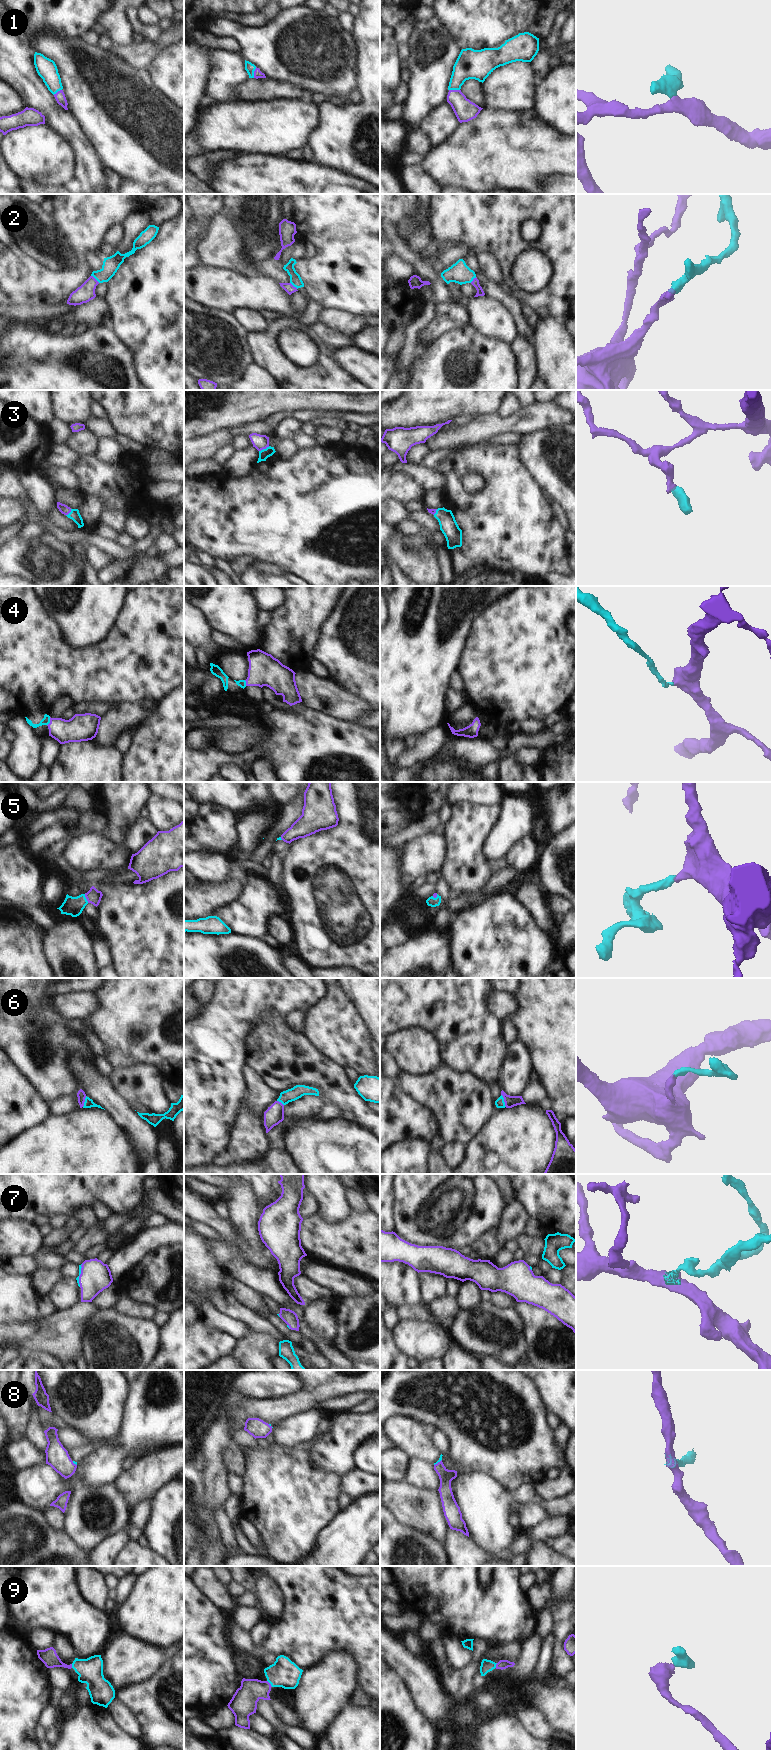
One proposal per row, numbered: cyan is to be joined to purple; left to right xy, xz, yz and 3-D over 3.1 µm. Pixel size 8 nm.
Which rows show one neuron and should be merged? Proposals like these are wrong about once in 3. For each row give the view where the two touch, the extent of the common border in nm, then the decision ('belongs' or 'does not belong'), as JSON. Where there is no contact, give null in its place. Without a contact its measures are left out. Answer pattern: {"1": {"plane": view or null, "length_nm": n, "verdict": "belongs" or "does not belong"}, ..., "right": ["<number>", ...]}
{"1": {"plane": "xz", "length_nm": 90, "verdict": "belongs"}, "2": {"plane": "xy", "length_nm": 90, "verdict": "belongs"}, "3": {"plane": "xz", "length_nm": 100, "verdict": "belongs"}, "4": {"plane": "xy", "length_nm": 80, "verdict": "belongs"}, "5": {"plane": "xy", "length_nm": 80, "verdict": "belongs"}, "6": {"plane": "yz", "length_nm": 110, "verdict": "belongs"}, "7": {"plane": "xy", "length_nm": 190, "verdict": "belongs"}, "8": {"plane": "yz", "length_nm": 80, "verdict": "does not belong"}, "9": {"plane": "xz", "length_nm": 70, "verdict": "belongs"}, "right": ["1", "2", "3", "4", "5", "6", "7", "9"]}

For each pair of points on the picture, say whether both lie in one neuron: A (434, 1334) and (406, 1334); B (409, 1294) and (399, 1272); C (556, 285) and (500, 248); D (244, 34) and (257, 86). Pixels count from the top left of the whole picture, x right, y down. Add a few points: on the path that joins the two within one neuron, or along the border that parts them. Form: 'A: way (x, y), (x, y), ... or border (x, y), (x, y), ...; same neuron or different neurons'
A: way (427, 1334), (413, 1334); same neuron
B: way (405, 1289), (399, 1283), (399, 1277); same neuron
C: way (536, 297), (524, 297), (509, 282), (506, 268); same neuron
D: border (266, 76), (289, 83); different neurons

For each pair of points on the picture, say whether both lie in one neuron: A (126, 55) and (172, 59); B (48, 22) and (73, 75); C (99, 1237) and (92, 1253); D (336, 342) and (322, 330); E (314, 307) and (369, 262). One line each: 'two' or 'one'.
A: two
B: two
C: two
D: one
E: two

